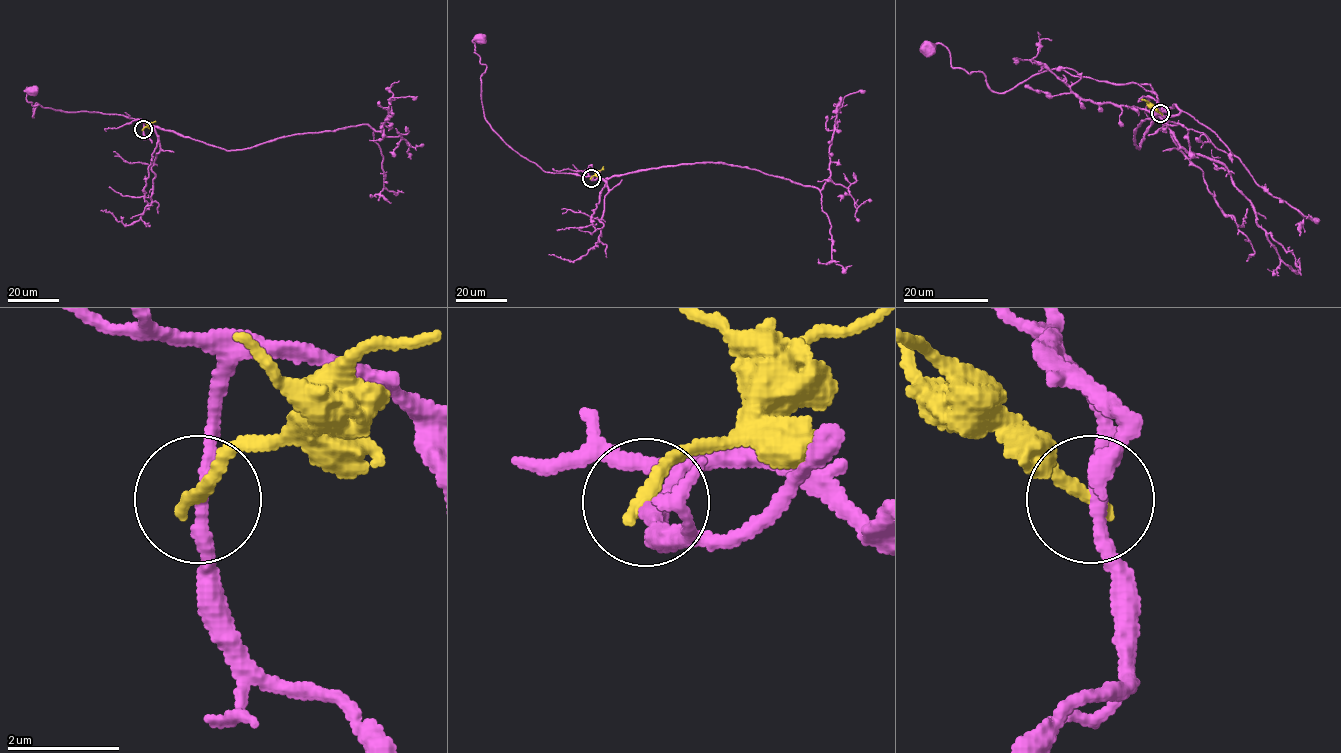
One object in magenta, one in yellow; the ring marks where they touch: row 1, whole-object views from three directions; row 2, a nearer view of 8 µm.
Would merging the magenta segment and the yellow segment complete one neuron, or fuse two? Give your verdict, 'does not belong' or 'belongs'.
does not belong

